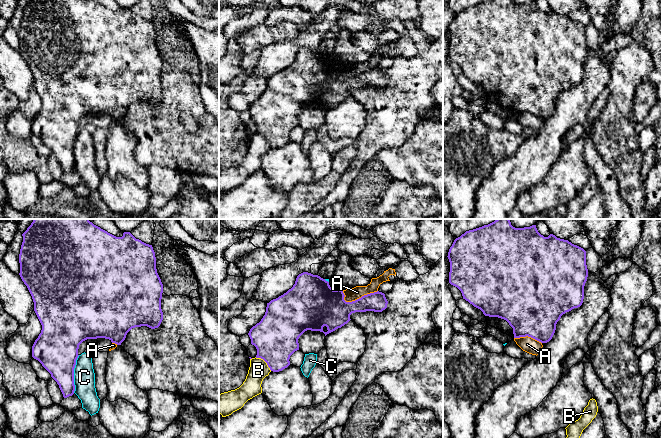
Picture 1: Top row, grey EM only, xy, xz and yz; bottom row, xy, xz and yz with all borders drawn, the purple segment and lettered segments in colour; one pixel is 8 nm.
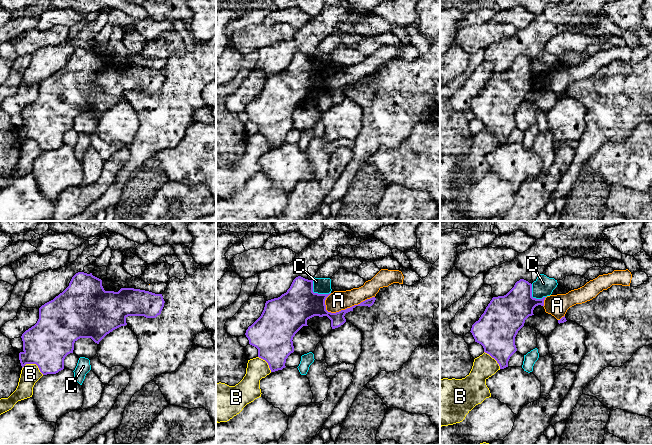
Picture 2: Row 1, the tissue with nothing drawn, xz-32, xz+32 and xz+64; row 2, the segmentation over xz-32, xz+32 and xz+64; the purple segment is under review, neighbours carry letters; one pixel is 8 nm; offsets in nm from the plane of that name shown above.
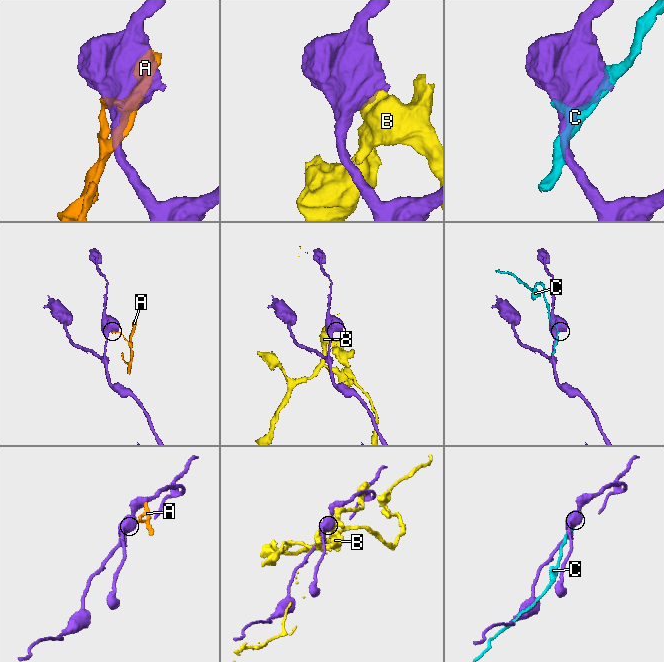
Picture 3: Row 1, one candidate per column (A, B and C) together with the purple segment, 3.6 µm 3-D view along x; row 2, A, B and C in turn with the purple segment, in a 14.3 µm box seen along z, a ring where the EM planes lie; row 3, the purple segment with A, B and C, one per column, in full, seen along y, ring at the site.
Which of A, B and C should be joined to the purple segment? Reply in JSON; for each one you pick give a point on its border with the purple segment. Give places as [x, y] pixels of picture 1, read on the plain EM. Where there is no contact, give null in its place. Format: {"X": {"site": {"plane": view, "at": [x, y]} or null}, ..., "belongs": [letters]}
{"belongs": []}

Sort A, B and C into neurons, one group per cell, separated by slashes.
A / B / C

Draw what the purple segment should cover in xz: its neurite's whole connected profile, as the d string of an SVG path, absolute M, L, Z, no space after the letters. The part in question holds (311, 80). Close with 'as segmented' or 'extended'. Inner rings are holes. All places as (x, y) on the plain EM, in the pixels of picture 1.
M308 48L299 50L291 65L267 79L265 91L259 99L250 105L248 111L251 115L251 120L257 125L256 134L263 135L273 148L282 147L290 141L290 132L299 126L298 115L305 107L320 107L326 112L347 100L351 96L350 91L352 89L366 87L382 88L387 84L388 80L385 70L379 67L364 71L352 78L346 78L344 73L343 66L333 66L329 58L320 52Z; as segmented

